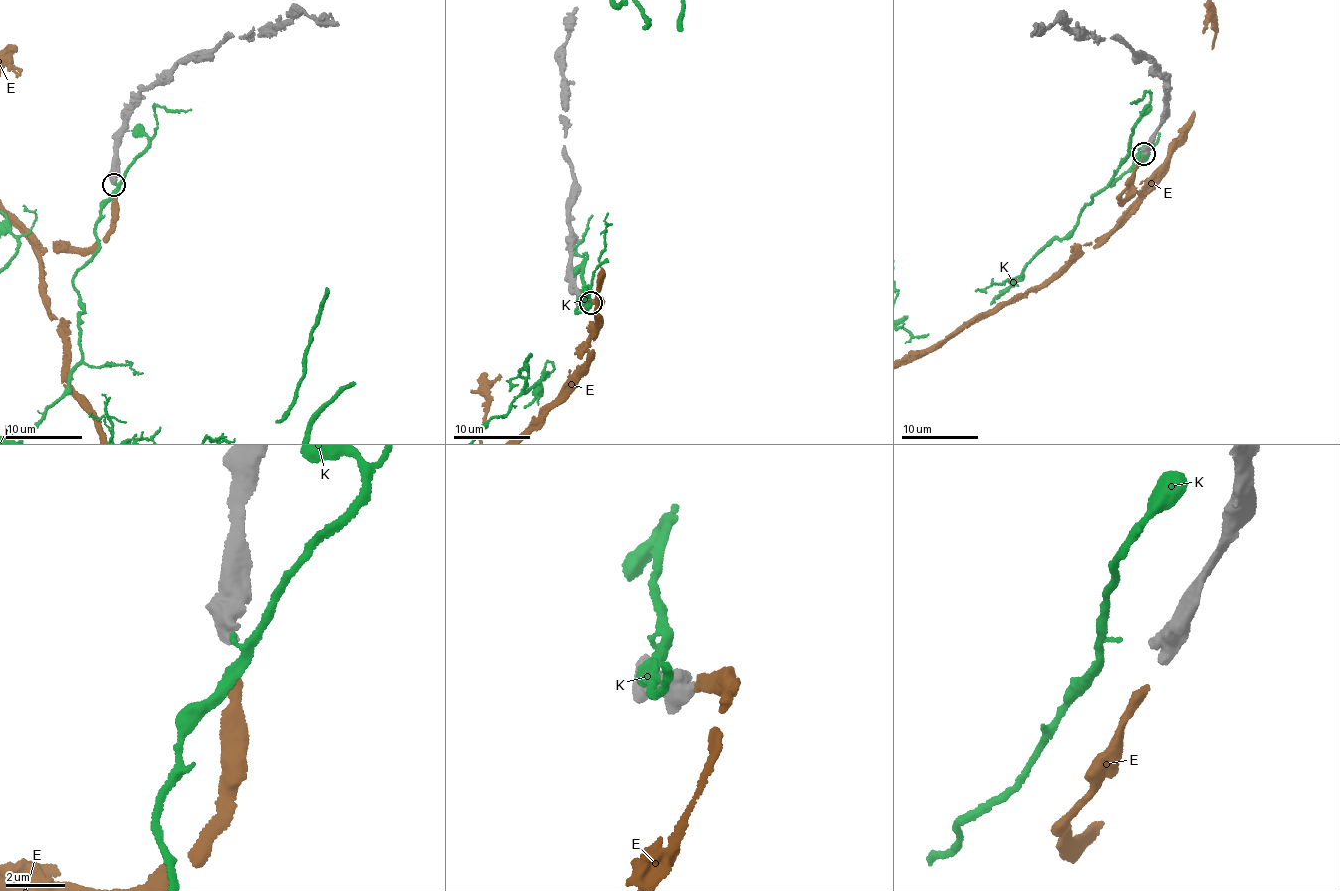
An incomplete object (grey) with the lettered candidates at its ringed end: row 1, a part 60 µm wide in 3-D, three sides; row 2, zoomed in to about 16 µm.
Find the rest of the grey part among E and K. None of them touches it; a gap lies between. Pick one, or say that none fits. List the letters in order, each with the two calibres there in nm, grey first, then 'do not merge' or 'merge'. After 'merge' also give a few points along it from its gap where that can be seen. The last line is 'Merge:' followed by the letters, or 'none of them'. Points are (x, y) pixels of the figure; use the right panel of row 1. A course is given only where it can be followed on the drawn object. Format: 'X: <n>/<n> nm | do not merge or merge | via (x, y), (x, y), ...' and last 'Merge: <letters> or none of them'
E: 550/320 nm | merge
K: 550/140 nm | do not merge
Merge: E

